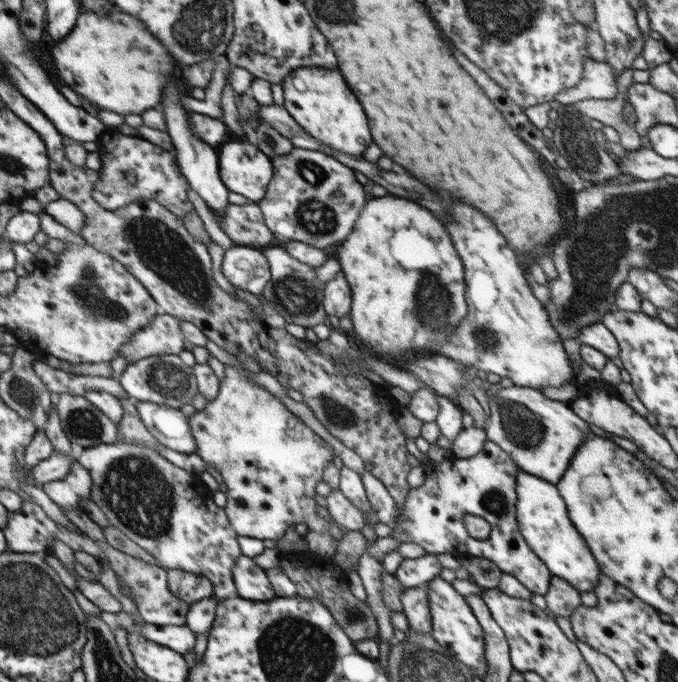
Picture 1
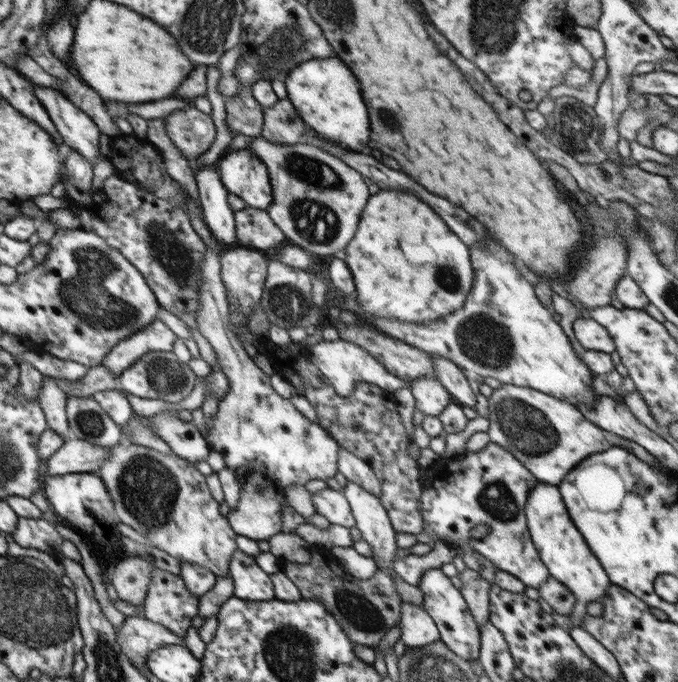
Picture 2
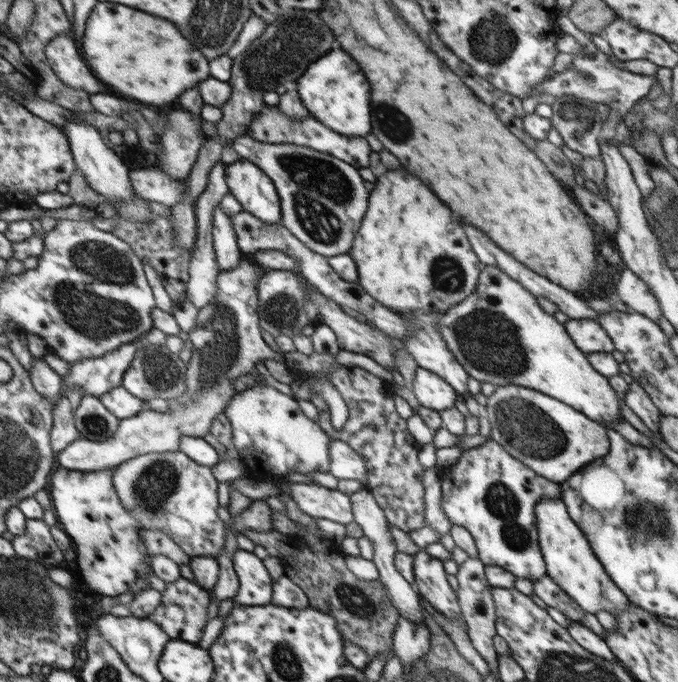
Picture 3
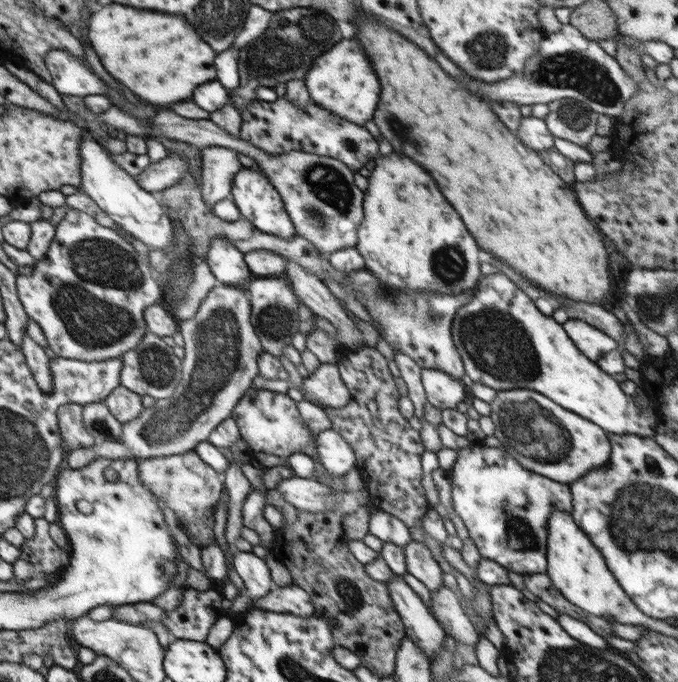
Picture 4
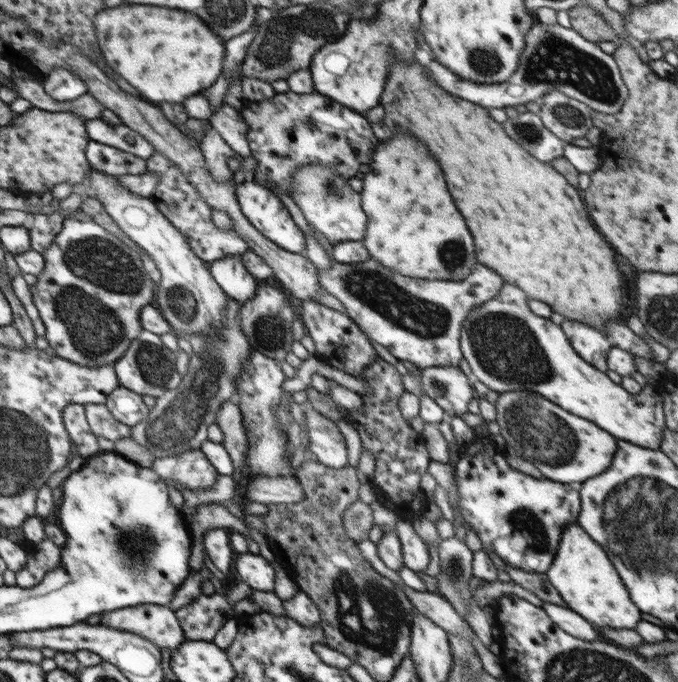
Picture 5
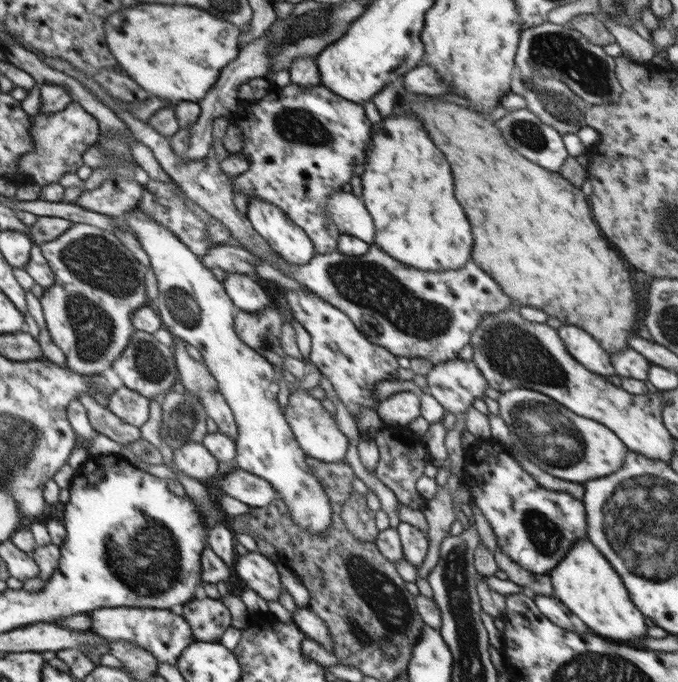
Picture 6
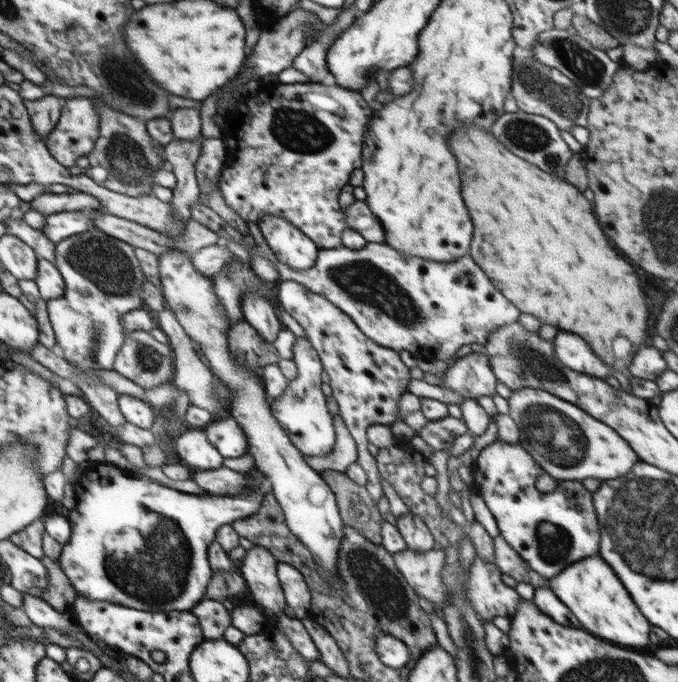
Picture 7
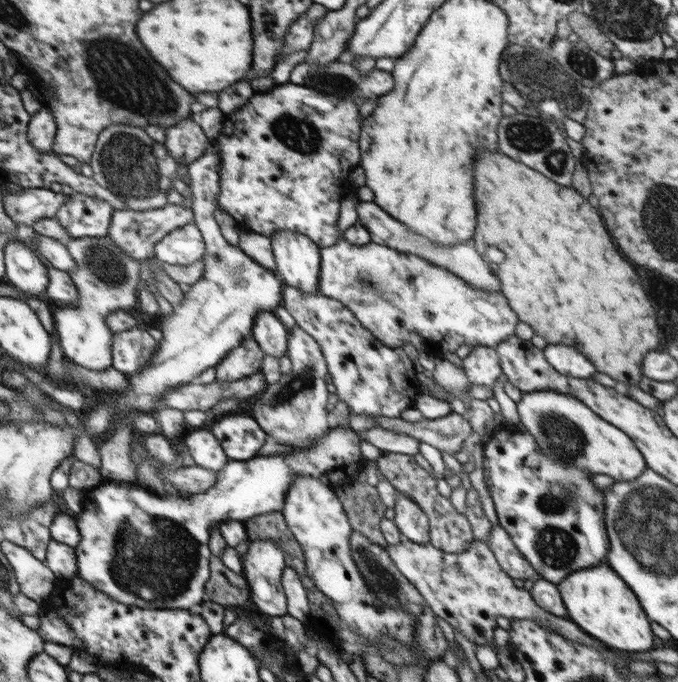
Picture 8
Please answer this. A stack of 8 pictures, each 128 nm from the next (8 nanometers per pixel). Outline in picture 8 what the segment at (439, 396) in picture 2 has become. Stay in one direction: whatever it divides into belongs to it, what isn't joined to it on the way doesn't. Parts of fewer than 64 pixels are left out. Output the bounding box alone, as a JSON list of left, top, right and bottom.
[462,345,503,389]

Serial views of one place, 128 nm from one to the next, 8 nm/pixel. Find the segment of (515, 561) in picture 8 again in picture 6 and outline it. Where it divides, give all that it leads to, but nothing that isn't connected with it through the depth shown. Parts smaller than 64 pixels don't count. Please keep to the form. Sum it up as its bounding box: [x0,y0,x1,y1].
[493,546,554,596]

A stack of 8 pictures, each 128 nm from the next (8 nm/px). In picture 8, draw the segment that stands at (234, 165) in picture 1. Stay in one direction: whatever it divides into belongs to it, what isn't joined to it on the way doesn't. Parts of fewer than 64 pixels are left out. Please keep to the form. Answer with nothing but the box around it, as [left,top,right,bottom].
[269,230,321,293]

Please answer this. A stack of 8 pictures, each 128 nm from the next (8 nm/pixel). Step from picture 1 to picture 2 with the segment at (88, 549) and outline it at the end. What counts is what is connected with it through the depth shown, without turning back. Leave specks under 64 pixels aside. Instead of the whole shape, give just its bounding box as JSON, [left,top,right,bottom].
[12,517,200,637]

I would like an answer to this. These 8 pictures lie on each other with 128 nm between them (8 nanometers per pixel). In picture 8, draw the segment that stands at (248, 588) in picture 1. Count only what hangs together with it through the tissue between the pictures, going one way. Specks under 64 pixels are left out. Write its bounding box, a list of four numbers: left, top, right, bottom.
[242,538,287,618]

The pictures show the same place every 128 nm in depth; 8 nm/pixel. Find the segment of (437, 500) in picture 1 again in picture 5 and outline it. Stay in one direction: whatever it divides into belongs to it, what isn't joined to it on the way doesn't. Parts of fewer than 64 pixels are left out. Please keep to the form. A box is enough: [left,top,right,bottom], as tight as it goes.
[455,452,580,573]

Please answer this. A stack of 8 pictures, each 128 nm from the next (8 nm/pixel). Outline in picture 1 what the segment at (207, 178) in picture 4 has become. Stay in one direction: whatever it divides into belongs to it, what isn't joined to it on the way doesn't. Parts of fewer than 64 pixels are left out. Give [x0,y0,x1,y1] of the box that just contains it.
[188,366,338,559]

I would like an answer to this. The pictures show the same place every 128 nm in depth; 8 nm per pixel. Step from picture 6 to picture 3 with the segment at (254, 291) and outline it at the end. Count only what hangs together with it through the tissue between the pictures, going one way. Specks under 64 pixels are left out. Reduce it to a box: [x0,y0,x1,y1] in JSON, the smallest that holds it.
[212,207,244,270]

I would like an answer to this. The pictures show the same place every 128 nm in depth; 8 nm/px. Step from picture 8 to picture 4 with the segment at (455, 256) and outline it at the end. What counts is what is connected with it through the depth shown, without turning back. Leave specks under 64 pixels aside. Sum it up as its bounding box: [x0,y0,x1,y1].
[96,105,364,256]

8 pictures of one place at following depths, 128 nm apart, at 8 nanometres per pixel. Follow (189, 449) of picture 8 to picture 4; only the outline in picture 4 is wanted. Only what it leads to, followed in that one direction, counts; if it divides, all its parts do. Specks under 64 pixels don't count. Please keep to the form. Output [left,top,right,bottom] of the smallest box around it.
[138,451,223,549]

